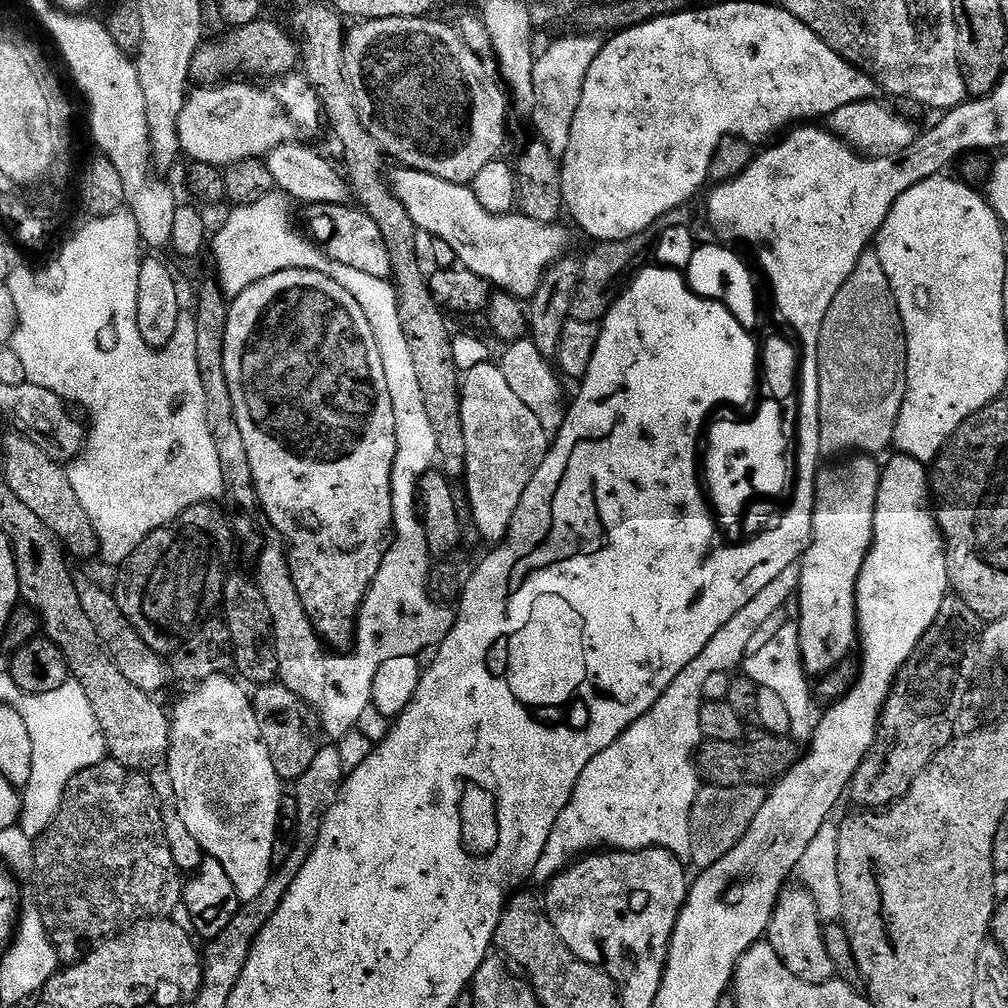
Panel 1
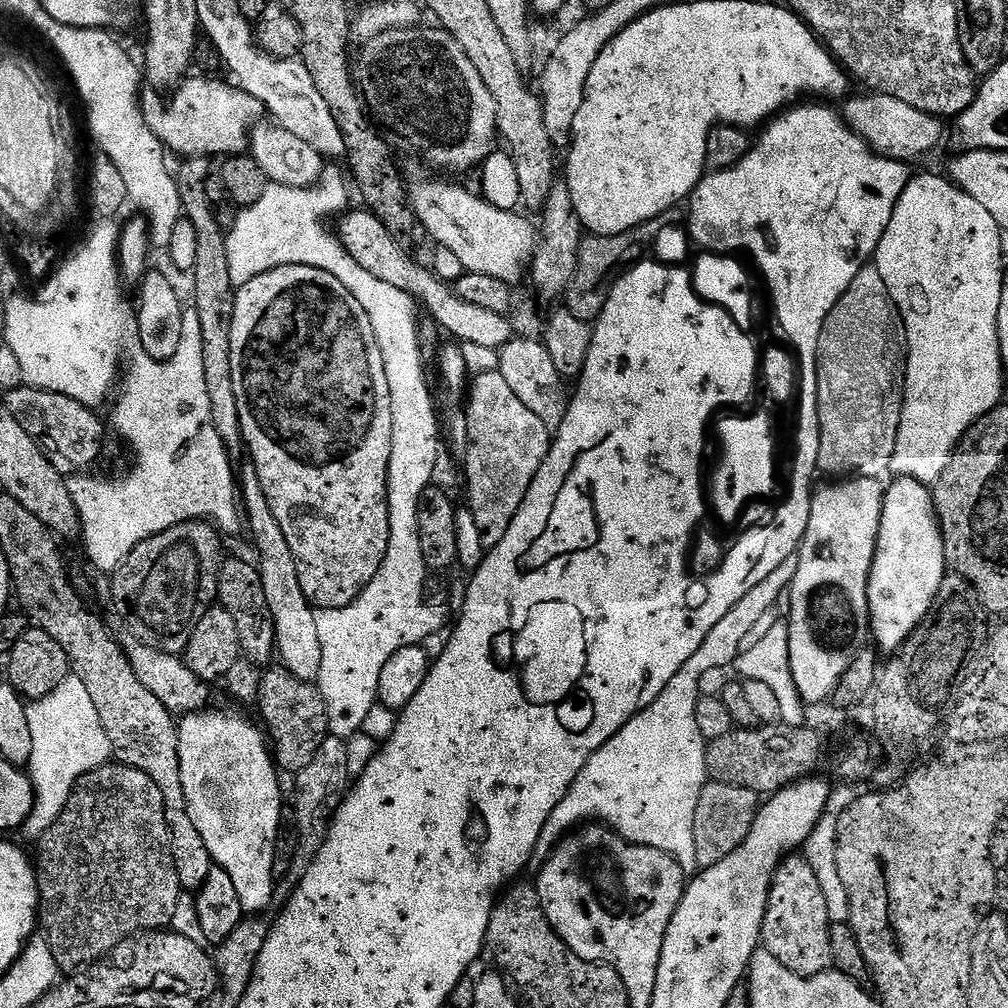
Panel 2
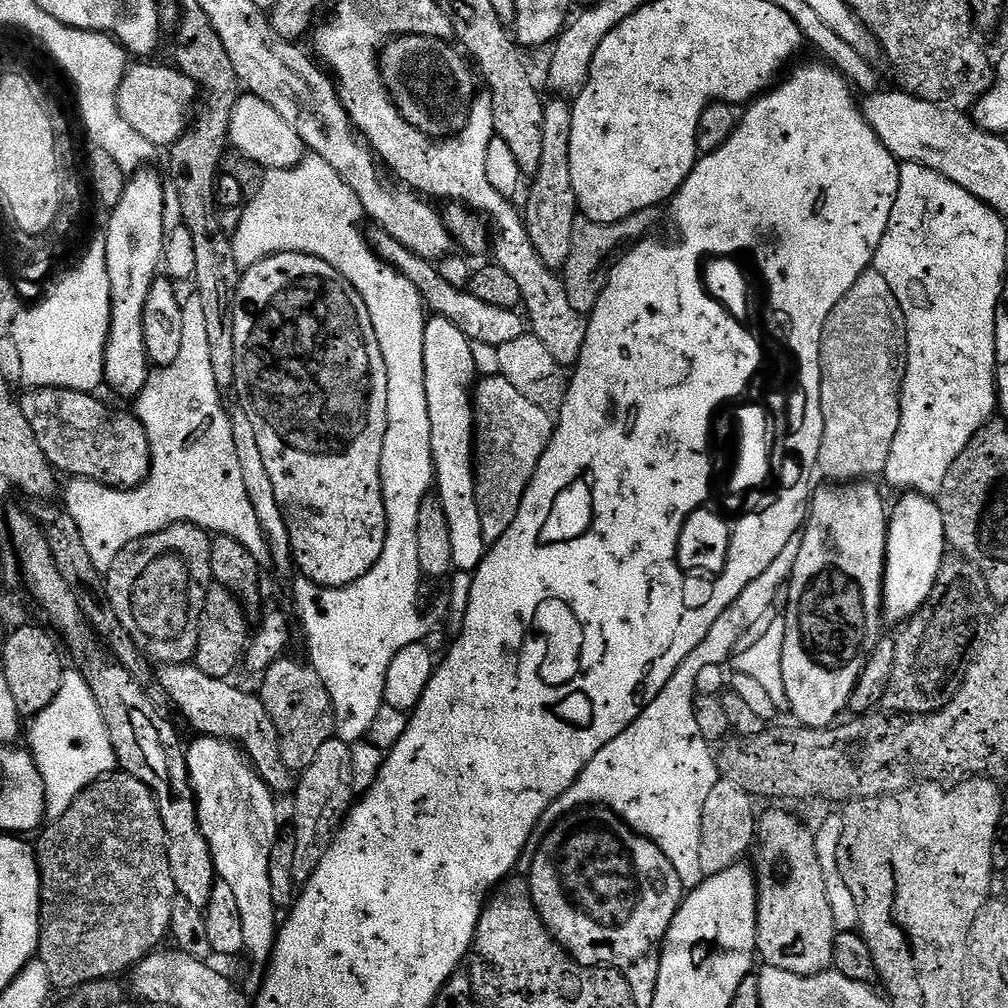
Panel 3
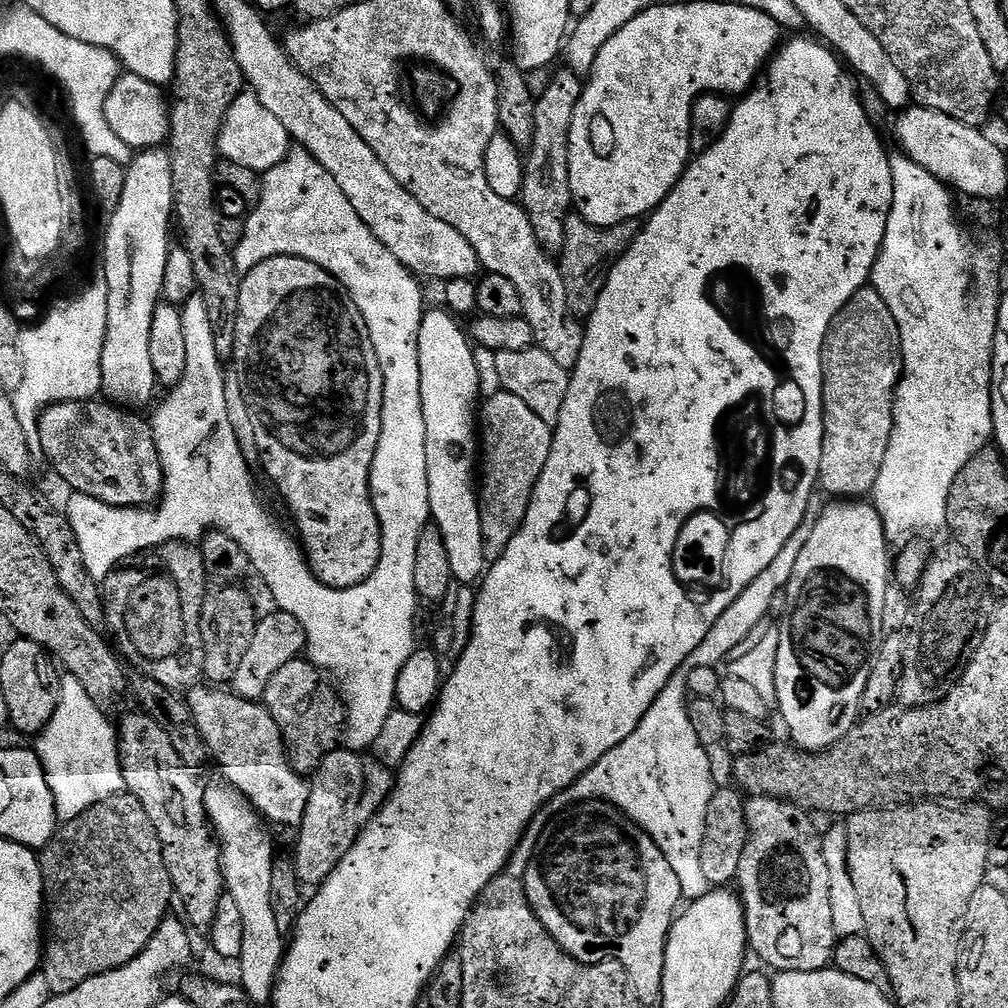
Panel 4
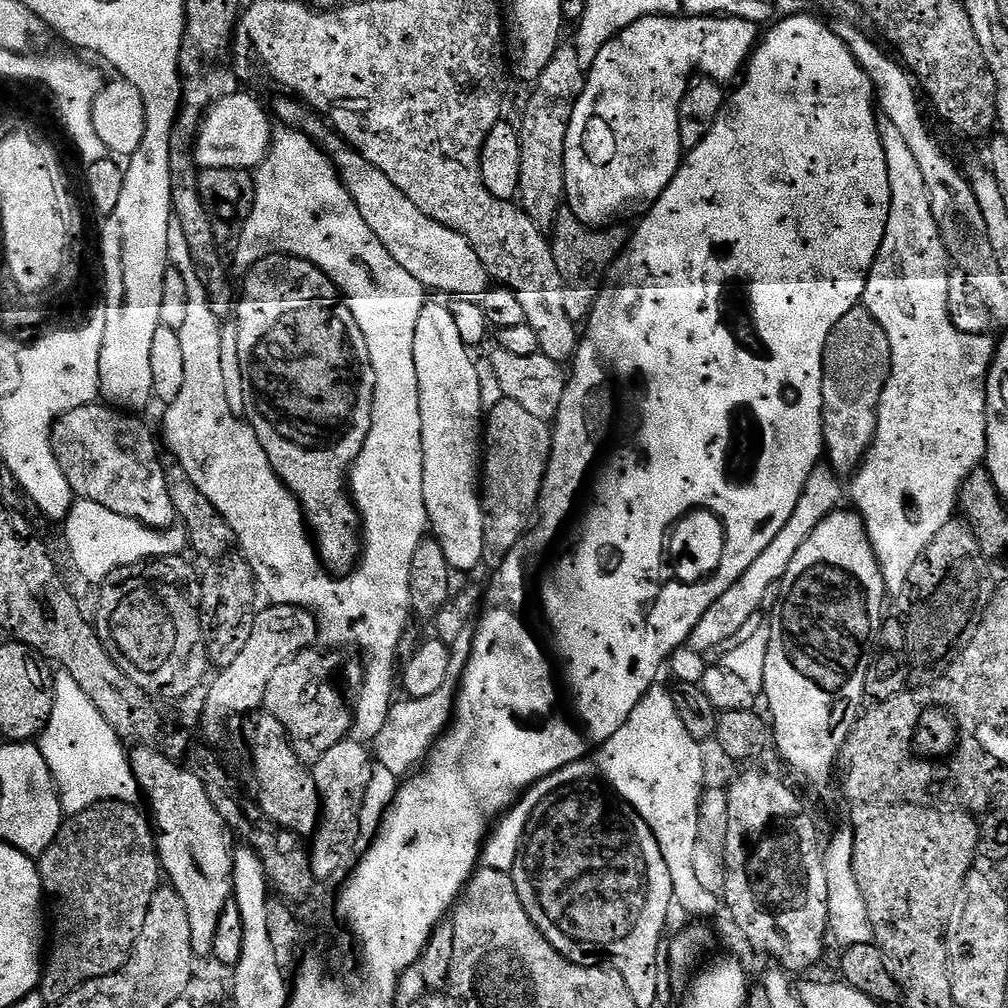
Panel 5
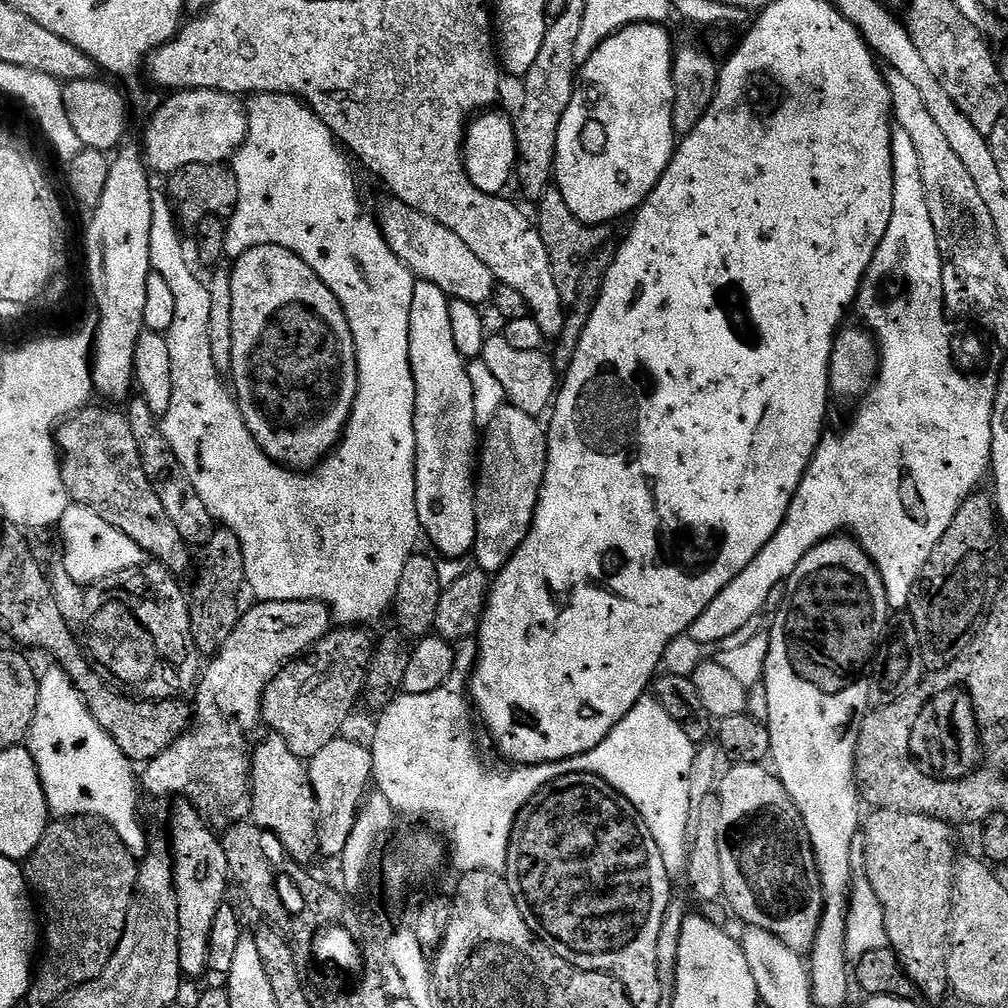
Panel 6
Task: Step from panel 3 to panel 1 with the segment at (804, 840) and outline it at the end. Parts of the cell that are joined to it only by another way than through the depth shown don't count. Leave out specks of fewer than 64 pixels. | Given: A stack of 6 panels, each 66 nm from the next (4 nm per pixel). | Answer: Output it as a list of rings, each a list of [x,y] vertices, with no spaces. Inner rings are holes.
[[[802,886],[785,887],[780,893],[772,921],[766,933],[767,943],[782,958],[786,970],[807,984],[824,984],[837,975],[834,962],[827,954],[823,940],[825,925],[820,919],[820,911],[814,898]]]

